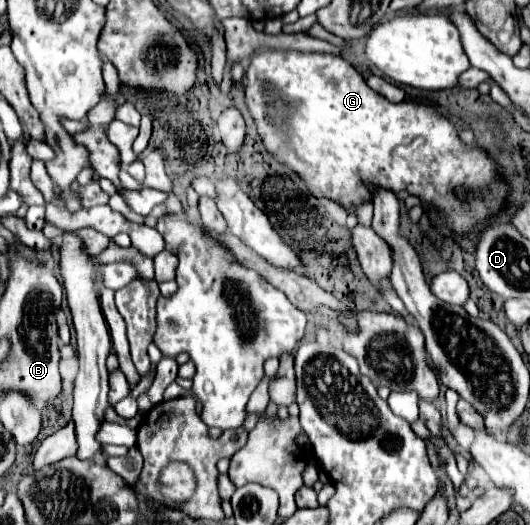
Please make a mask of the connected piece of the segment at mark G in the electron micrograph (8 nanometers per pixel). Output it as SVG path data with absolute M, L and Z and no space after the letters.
M255 50L245 70L247 106L255 120L257 132L267 150L279 154L287 164L315 186L325 198L341 206L361 204L371 200L363 182L371 182L393 190L419 196L423 202L443 208L447 222L465 232L473 224L493 216L501 210L509 186L497 180L497 166L477 146L465 146L449 120L439 116L433 108L399 102L393 104L381 94L373 92L363 76L341 56L297 50Z

